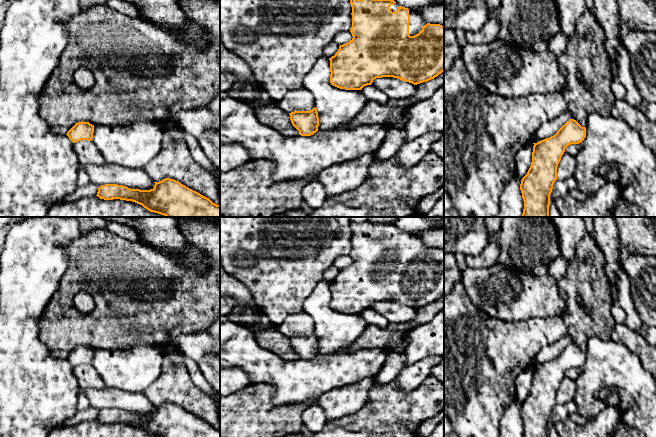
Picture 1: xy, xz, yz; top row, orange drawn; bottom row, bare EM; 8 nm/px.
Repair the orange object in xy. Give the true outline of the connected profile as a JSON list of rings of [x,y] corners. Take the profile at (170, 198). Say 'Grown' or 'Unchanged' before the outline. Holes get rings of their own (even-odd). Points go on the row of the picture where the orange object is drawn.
Unchanged. [[[165,178],[154,183],[150,190],[105,184],[99,186],[96,196],[104,200],[132,201],[165,217],[220,217],[220,205],[180,182]]]

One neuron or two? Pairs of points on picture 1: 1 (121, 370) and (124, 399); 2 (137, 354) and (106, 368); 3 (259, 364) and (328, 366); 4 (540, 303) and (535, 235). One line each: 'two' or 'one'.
1: two
2: one
3: one
4: one

